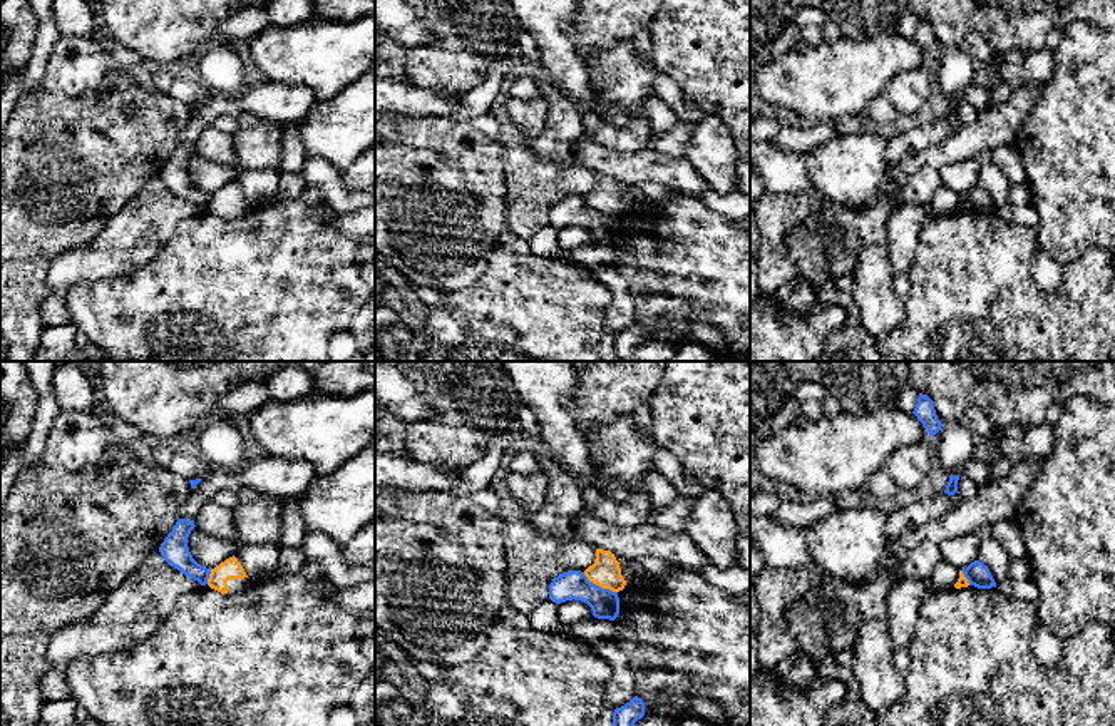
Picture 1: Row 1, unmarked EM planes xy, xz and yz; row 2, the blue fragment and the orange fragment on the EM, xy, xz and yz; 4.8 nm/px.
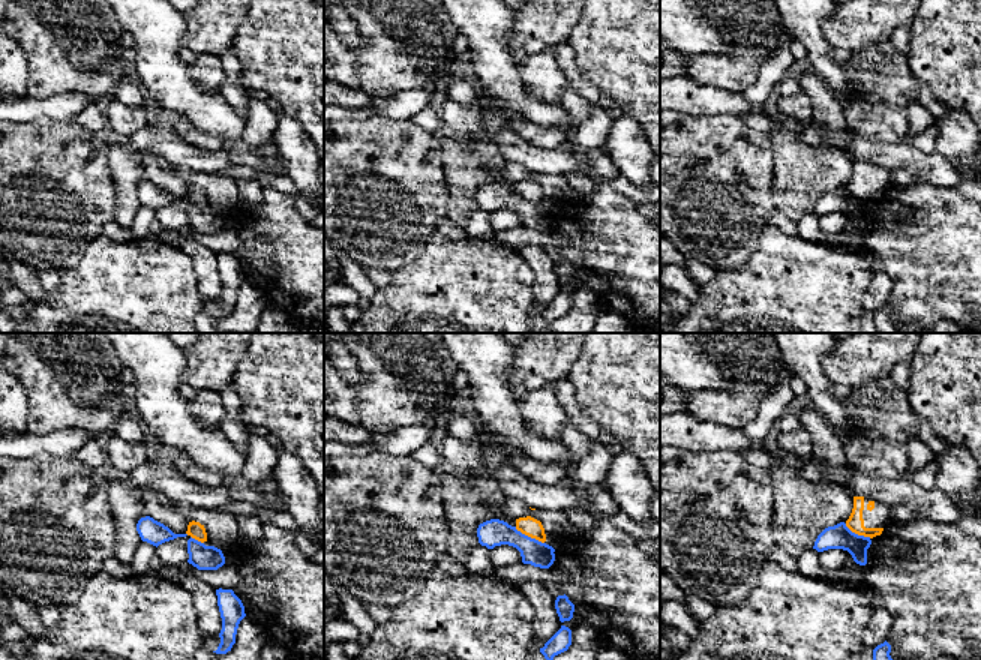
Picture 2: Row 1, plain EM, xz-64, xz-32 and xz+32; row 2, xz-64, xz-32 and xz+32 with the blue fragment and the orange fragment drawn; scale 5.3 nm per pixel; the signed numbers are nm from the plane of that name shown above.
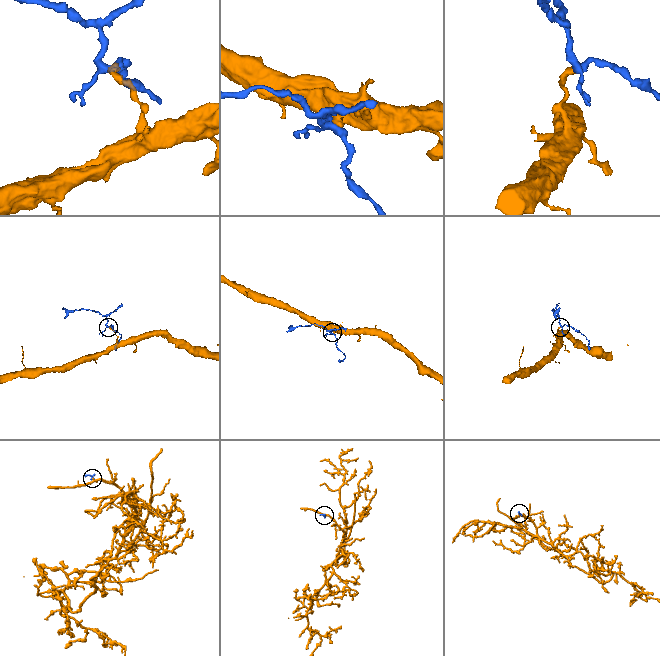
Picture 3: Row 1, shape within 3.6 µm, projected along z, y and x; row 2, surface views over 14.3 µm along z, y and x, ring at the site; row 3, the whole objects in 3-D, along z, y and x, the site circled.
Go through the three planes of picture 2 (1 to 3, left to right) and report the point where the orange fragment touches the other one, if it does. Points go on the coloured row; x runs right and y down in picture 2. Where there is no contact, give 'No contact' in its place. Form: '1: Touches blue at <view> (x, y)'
1: Touches blue at xz-64 (197, 540)
2: Touches blue at xz-32 (530, 537)
3: Touches blue at xz+32 (857, 534)

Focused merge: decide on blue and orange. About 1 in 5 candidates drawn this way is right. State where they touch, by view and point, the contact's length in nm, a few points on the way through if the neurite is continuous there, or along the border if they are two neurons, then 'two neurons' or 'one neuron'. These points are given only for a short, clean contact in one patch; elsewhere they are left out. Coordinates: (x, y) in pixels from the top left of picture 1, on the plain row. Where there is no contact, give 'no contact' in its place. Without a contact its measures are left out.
contact xz (598, 211); length 190 nm; border xz (583, 198), (590, 206), (616, 218); two neurons

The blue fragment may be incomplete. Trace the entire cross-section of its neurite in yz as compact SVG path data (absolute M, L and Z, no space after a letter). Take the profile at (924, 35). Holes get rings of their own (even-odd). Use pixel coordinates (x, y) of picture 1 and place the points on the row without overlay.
M919 18L912 38L917 42L917 45L922 49L931 62L934 62L941 55L943 49L938 45L933 25L927 20Z

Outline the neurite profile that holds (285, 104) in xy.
M256 80L249 89L233 97L211 97L191 115L179 134L177 144L194 146L204 129L223 114L238 117L243 112L278 124L298 124L315 105L315 95L305 85L286 85Z

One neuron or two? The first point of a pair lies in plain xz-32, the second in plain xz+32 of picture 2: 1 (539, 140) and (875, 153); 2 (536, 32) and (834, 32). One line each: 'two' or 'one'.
1: two
2: one

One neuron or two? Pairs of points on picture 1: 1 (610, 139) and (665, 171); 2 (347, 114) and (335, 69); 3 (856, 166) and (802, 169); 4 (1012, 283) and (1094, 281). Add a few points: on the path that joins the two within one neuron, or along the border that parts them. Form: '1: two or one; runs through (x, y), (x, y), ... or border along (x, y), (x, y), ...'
1: two; border along (593, 139), (616, 151), (640, 151), (648, 146)
2: two; border along (357, 77), (330, 99), (317, 102)
3: one; runs through (842, 169), (816, 169)
4: one; runs through (1032, 303), (1073, 301)

